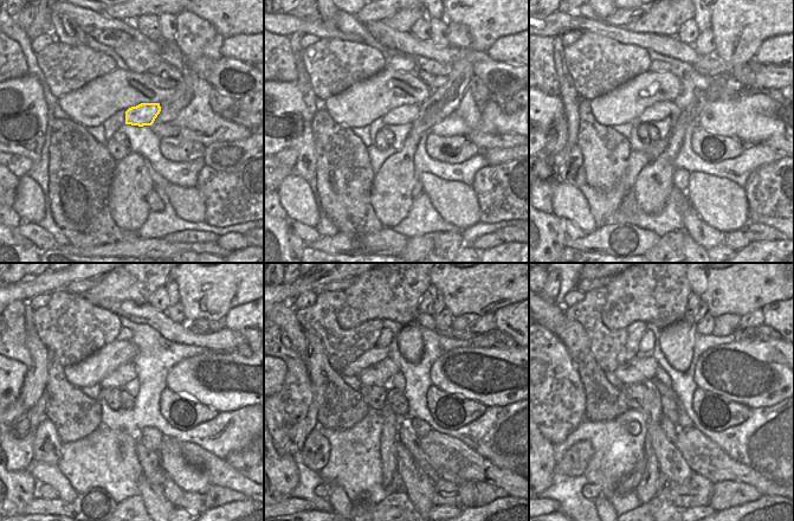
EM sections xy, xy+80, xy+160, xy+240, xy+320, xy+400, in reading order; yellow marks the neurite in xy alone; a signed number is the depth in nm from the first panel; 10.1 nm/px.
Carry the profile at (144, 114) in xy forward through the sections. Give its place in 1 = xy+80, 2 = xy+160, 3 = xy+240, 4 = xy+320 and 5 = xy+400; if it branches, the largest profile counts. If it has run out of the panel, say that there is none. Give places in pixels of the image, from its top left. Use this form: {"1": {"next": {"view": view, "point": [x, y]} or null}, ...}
{"1": {"next": {"view": "xy+80", "point": [401, 115]}}, "2": {"next": {"view": "xy+160", "point": [659, 110]}}, "3": {"next": {"view": "xy+240", "point": [122, 375]}}, "4": {"next": {"view": "xy+320", "point": [379, 374]}}, "5": {"next": {"view": "xy+400", "point": [639, 368]}}}

